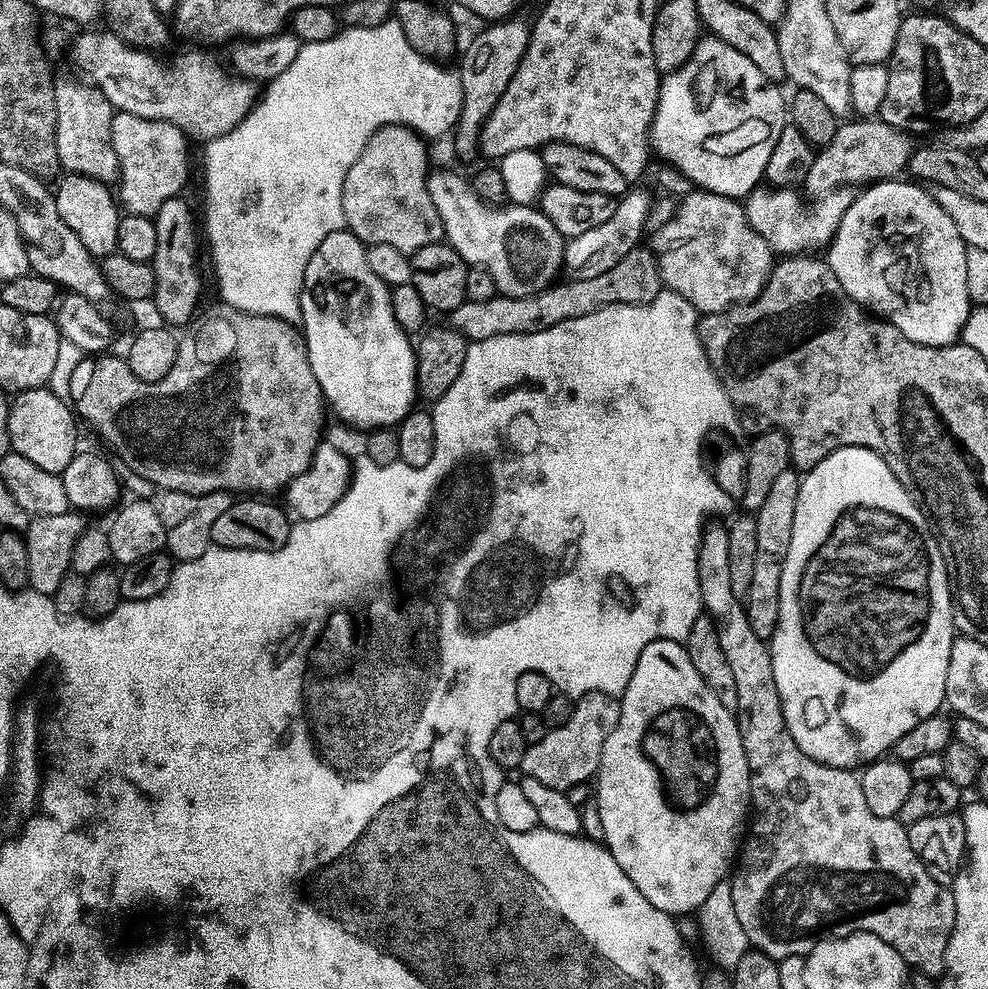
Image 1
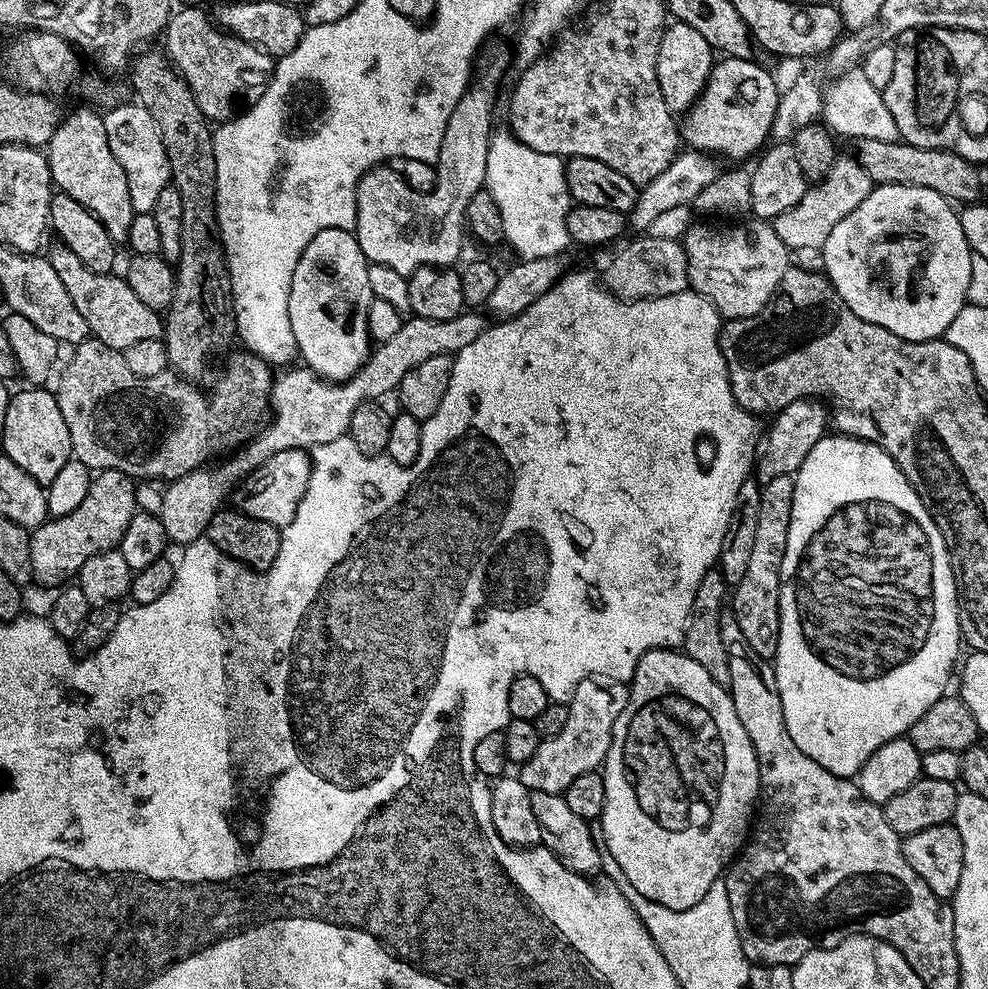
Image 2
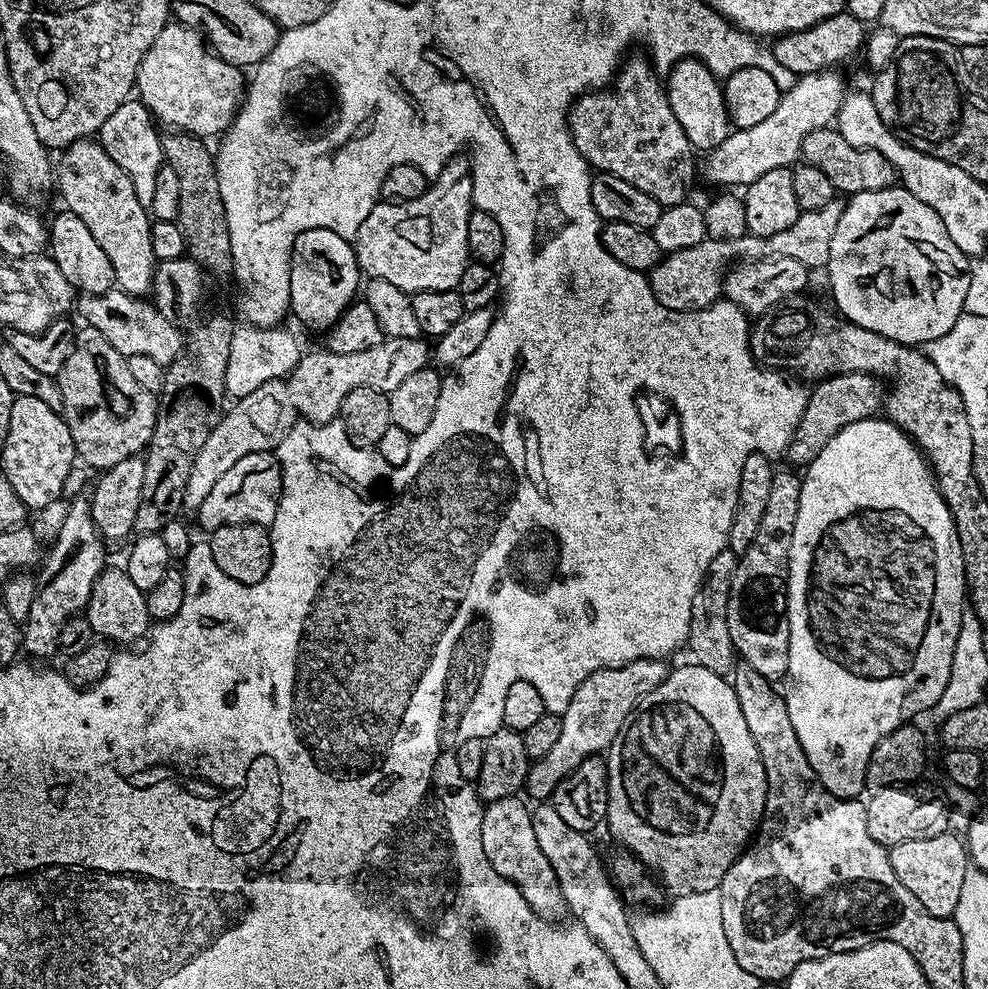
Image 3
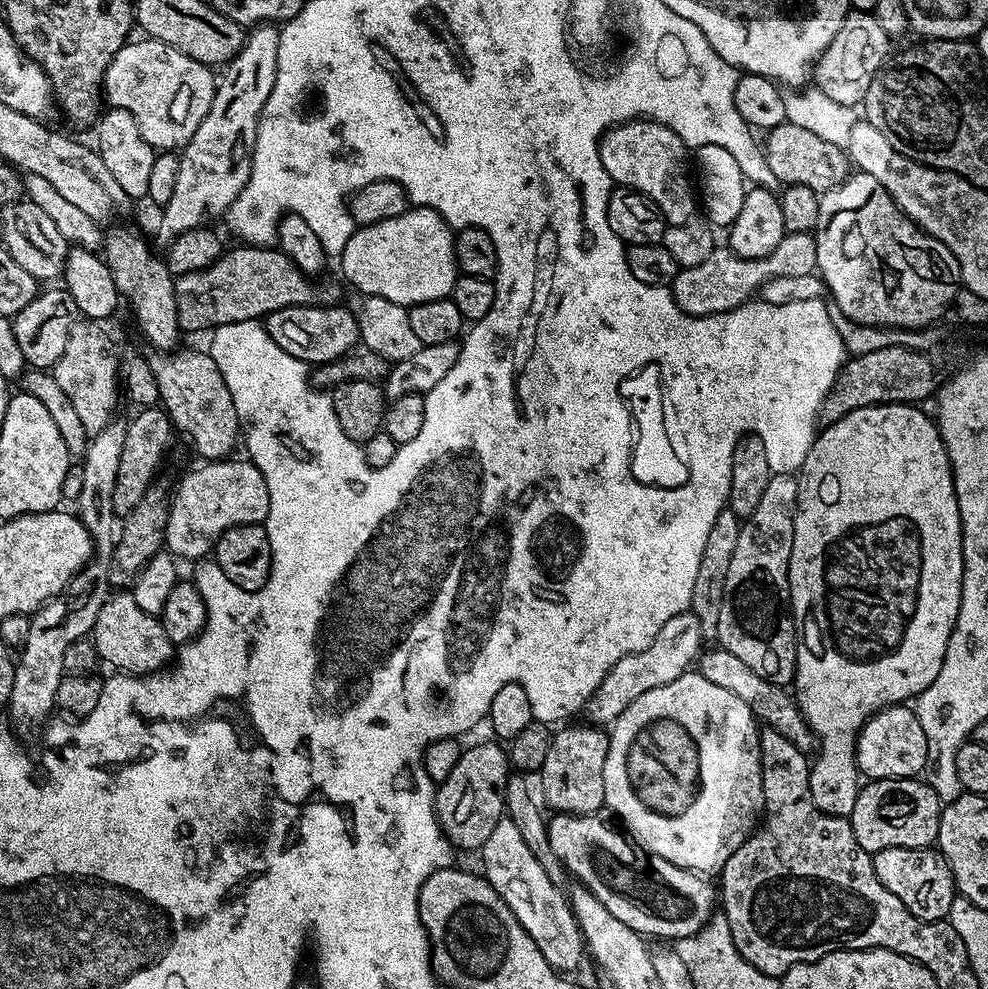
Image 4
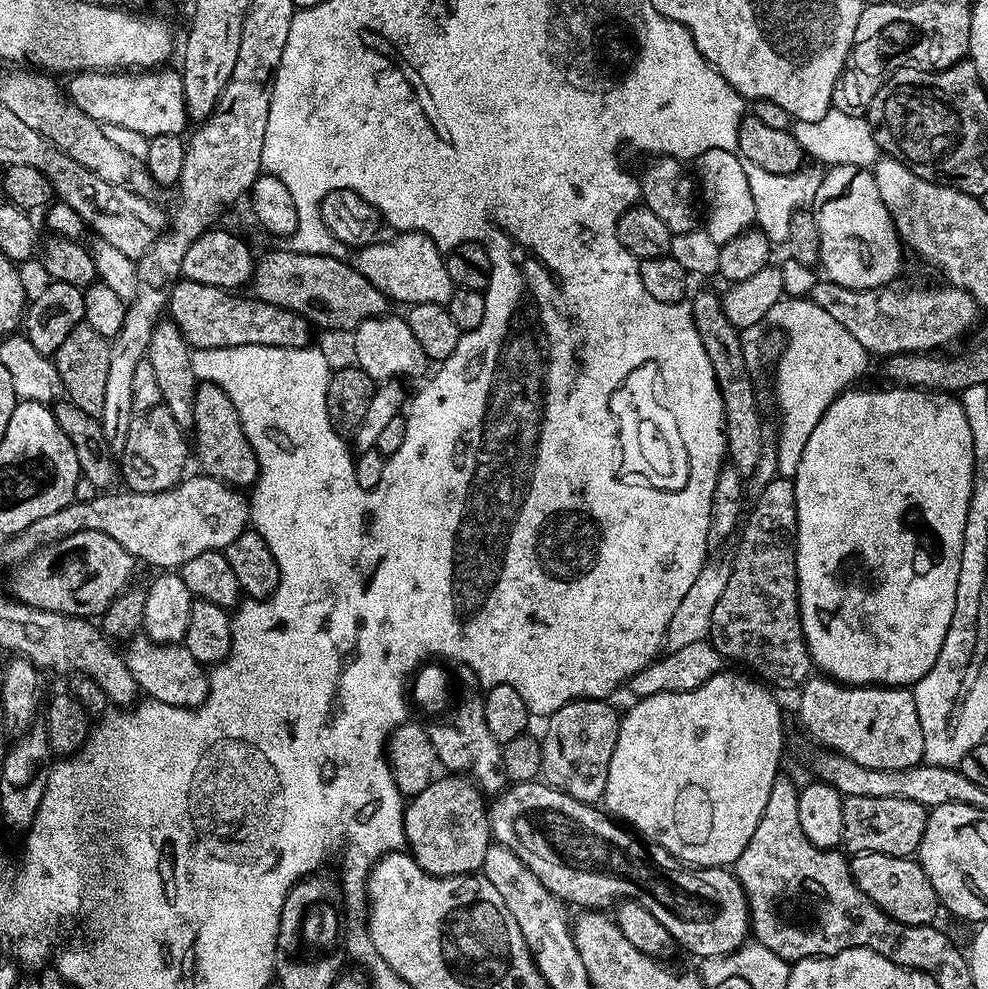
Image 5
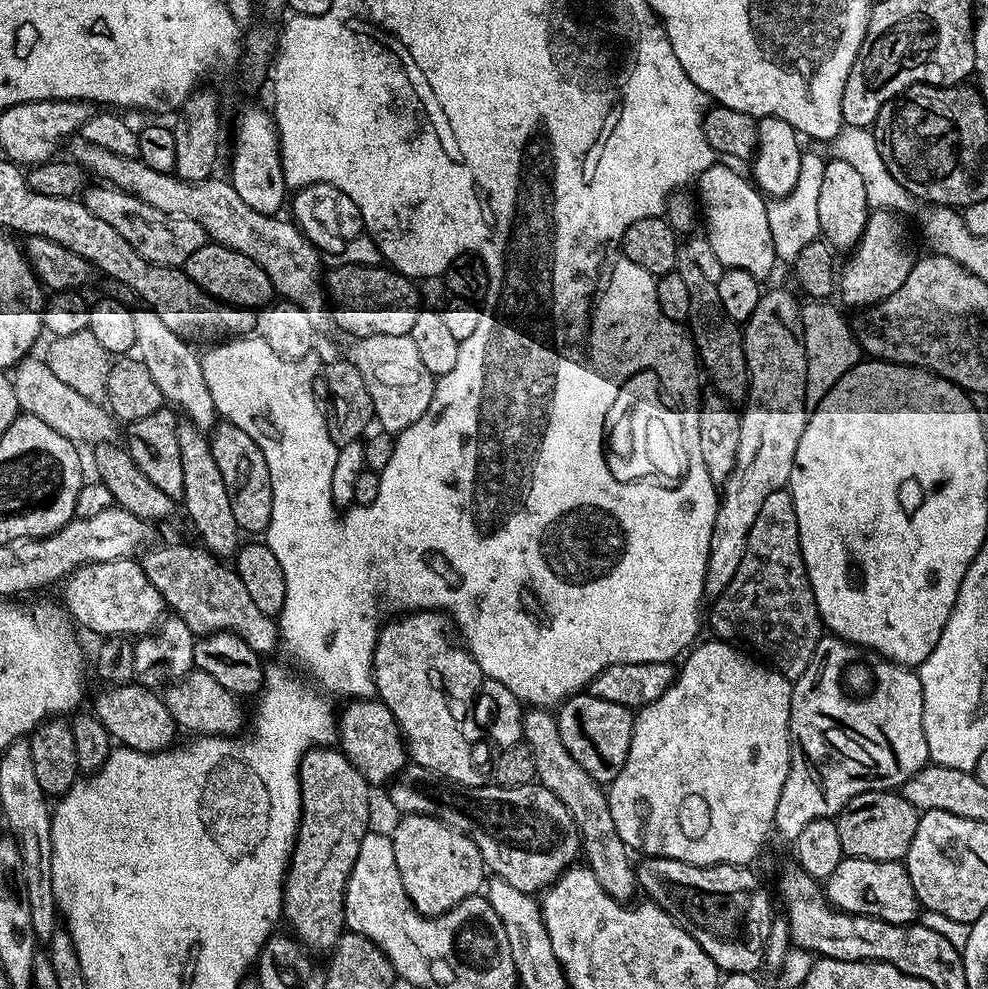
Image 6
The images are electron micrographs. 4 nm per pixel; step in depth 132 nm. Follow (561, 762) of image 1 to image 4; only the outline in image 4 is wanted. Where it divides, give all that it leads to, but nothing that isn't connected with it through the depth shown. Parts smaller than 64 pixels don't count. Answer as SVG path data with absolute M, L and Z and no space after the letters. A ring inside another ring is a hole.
M691 610L674 614L674 618L670 618L670 622L662 626L662 630L658 630L654 642L650 642L646 650L626 654L621 660L614 662L606 678L602 678L598 690L594 690L592 697L584 704L583 711L588 712L589 716L587 719L596 726L611 725L612 721L620 717L622 710L626 710L626 706L634 702L634 698L646 694L646 690L651 688L666 686L666 682L674 682L674 678L689 671L697 663L705 640L698 618Z

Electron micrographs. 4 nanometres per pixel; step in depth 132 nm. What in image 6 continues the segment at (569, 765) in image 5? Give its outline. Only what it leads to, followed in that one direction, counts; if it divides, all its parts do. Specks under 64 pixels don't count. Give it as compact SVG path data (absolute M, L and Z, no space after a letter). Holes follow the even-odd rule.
M587 694L567 697L559 705L556 716L562 742L566 742L566 750L570 750L574 762L578 762L578 766L582 766L582 770L586 770L586 774L590 774L590 778L594 778L594 782L602 786L611 786L614 778L622 774L622 766L626 766L626 754L630 754L633 719L633 709Z

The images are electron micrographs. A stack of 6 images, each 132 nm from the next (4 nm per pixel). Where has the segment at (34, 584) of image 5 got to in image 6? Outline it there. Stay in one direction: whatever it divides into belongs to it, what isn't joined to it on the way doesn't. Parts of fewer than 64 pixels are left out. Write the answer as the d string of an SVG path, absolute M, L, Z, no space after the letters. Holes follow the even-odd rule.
M132 558L83 564L63 581L63 607L81 629L103 636L139 638L147 636L166 612L164 599L150 586L150 578Z

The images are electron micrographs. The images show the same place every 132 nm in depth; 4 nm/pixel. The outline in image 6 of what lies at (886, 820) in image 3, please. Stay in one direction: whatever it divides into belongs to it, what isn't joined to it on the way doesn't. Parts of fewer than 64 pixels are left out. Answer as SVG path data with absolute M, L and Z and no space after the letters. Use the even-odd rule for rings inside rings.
M899 791L863 792L858 794L835 817L838 826L838 842L842 842L845 857L853 856L863 860L898 860L903 861L910 850L914 830L920 816L916 808L906 802Z

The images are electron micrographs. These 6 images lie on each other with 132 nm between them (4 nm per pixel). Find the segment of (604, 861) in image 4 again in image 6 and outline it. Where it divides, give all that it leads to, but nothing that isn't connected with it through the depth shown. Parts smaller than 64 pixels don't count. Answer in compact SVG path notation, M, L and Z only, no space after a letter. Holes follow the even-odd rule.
M409 763L404 771L391 781L388 790L388 796L397 808L397 813L432 816L448 825L452 831L466 834L472 839L474 846L478 846L484 859L484 867L492 876L502 878L504 882L510 882L510 886L529 894L543 893L569 866L577 863L582 852L580 831L574 818L570 818L570 810L566 810L559 798L538 782L513 788L464 788L461 784L450 784L440 776L433 776L430 770L422 766ZM649 856L641 859L635 865L636 883L641 893L645 892L651 903L666 910L710 954L710 958L716 963L717 968L725 973L757 971L764 963L764 943L768 937L768 892L760 885L760 880L748 866L735 864L687 864L678 862L674 858L662 858L661 856Z

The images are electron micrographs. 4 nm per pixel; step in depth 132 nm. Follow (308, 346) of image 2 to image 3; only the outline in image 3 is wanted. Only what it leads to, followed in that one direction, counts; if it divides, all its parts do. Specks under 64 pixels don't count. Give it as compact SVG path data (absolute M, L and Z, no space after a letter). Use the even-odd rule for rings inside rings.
M315 228L314 230L302 230L298 238L294 238L292 247L292 261L290 262L290 309L291 315L297 316L308 328L331 329L338 322L348 307L357 299L362 288L362 273L356 264L356 256L353 245L344 240L334 230Z

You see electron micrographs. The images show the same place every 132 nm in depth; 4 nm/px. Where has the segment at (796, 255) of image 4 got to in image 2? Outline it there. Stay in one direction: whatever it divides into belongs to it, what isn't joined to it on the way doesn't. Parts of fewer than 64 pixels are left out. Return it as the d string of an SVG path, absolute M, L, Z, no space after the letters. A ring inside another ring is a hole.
M841 155L834 162L830 174L826 174L824 180L813 183L801 201L785 213L778 214L771 221L771 226L778 234L778 238L782 238L782 242L790 250L823 249L826 238L830 238L830 230L834 230L834 226L838 226L838 222L842 222L846 214L858 210L858 206L862 206L862 202L872 192L873 187L870 174L862 170L859 162L851 155ZM647 234L635 237L612 261L608 264L604 276L602 272L602 283L608 291L620 297L621 300L653 300L659 296L669 296L685 291L689 287L688 282L688 258L683 243L670 238L654 238Z

